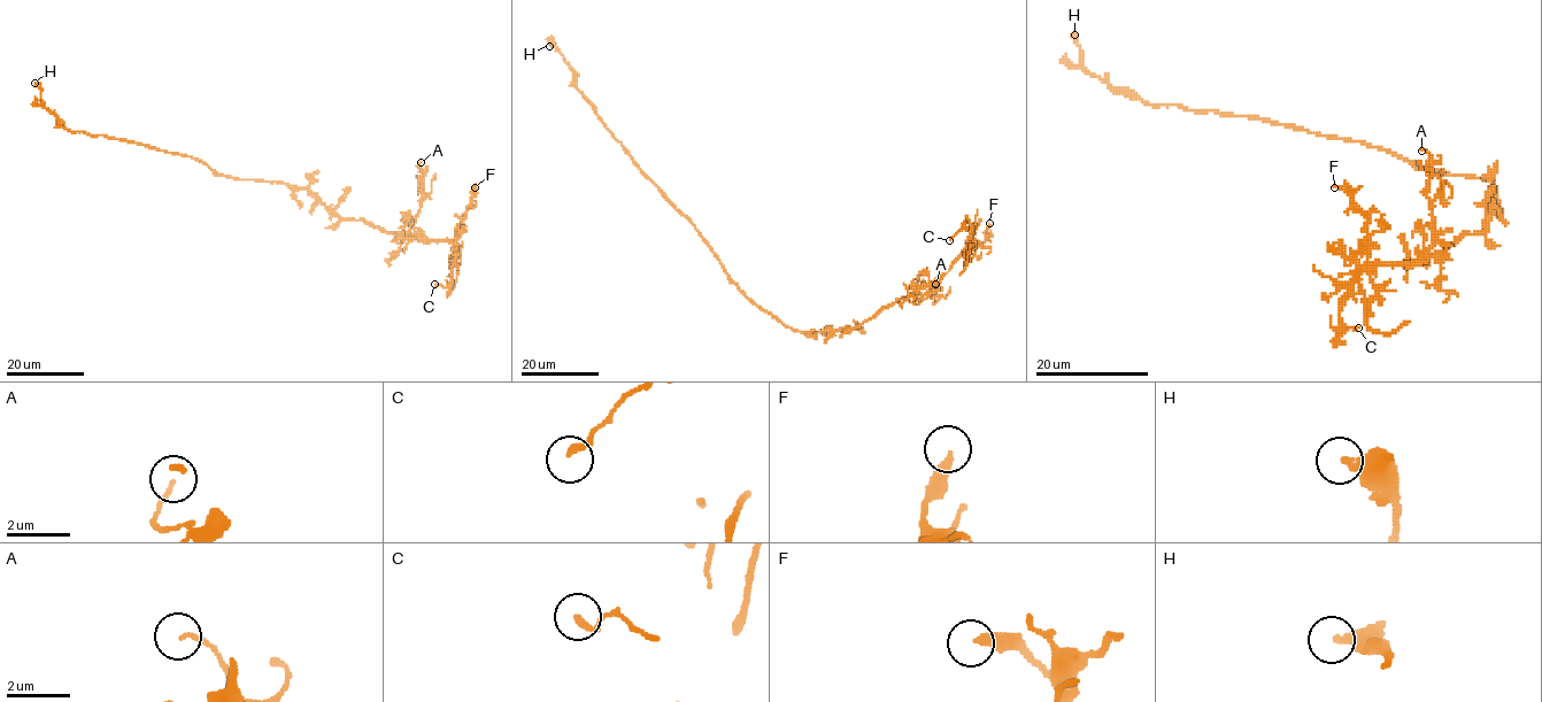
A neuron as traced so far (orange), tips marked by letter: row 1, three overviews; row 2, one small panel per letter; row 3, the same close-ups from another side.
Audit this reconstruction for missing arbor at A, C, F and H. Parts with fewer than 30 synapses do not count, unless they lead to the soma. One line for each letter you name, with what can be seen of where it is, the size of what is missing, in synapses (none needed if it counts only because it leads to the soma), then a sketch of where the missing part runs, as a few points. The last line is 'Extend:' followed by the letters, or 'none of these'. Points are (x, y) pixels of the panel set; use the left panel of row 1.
Extend: none of these

